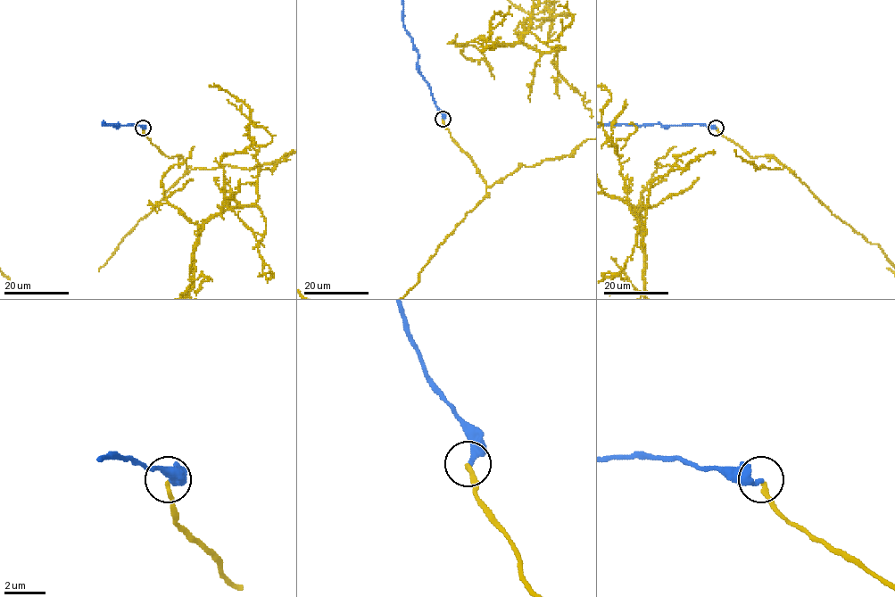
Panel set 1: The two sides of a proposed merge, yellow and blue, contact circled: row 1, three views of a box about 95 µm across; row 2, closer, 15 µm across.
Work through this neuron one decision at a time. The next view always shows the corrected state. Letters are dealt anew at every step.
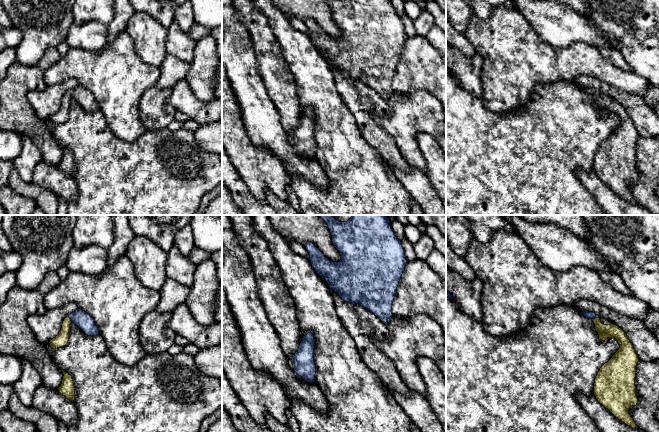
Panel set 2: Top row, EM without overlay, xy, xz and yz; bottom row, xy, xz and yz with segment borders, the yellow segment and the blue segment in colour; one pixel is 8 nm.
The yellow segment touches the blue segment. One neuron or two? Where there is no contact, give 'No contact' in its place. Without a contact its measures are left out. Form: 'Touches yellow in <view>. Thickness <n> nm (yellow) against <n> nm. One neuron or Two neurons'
Touches yellow in yz. Thickness 110 nm (yellow) against 60 nm. One neuron

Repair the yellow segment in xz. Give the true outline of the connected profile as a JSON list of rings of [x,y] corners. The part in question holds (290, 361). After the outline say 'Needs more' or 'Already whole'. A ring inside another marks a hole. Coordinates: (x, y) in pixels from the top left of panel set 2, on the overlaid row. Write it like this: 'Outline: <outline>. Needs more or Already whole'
Outline: [[[310,332],[303,336],[298,351],[289,360],[290,367],[307,383],[315,383],[314,336]]]. Needs more

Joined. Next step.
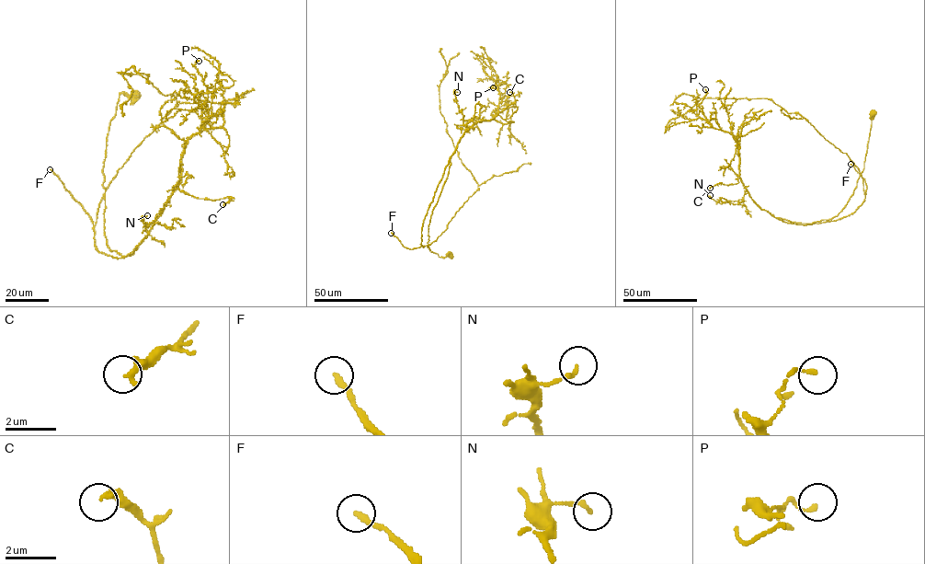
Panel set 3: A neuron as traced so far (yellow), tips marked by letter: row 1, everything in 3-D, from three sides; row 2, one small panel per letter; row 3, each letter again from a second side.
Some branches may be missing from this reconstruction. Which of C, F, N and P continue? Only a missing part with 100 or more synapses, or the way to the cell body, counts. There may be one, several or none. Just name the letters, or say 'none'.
F

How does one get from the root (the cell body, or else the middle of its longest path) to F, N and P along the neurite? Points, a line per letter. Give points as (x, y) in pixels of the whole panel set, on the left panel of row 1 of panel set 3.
F: (135, 95), (119, 95), (102, 169), (106, 243), (131, 256), (96, 248), (50, 169)
N: (135, 95), (119, 94), (107, 140), (104, 235), (110, 250), (131, 256), (161, 212), (146, 227), (147, 215)
P: (135, 95), (119, 95), (102, 169), (106, 243), (124, 256), (180, 182), (184, 146), (207, 123), (199, 61)

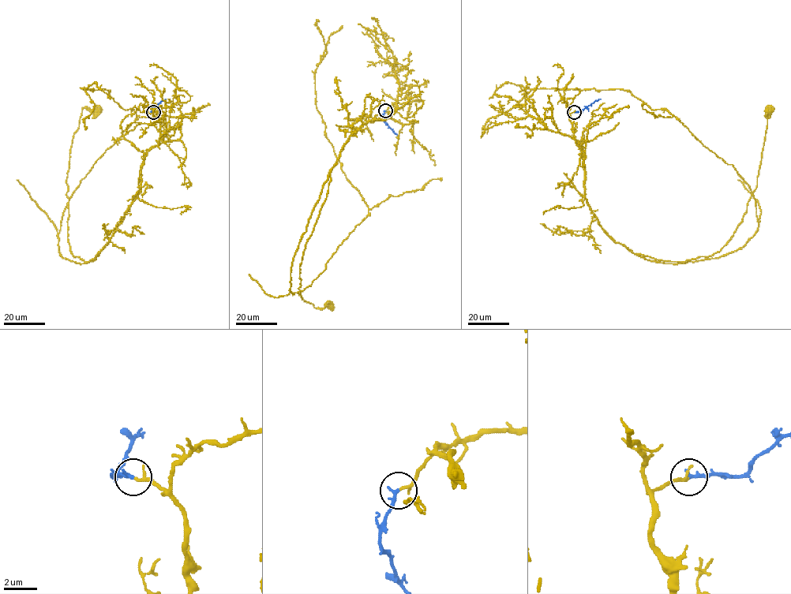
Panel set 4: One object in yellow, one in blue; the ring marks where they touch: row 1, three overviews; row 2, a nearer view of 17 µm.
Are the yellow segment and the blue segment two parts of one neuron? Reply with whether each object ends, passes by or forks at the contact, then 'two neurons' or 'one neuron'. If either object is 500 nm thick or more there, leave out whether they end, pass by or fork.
yellow passes by | blue ends | one neuron

